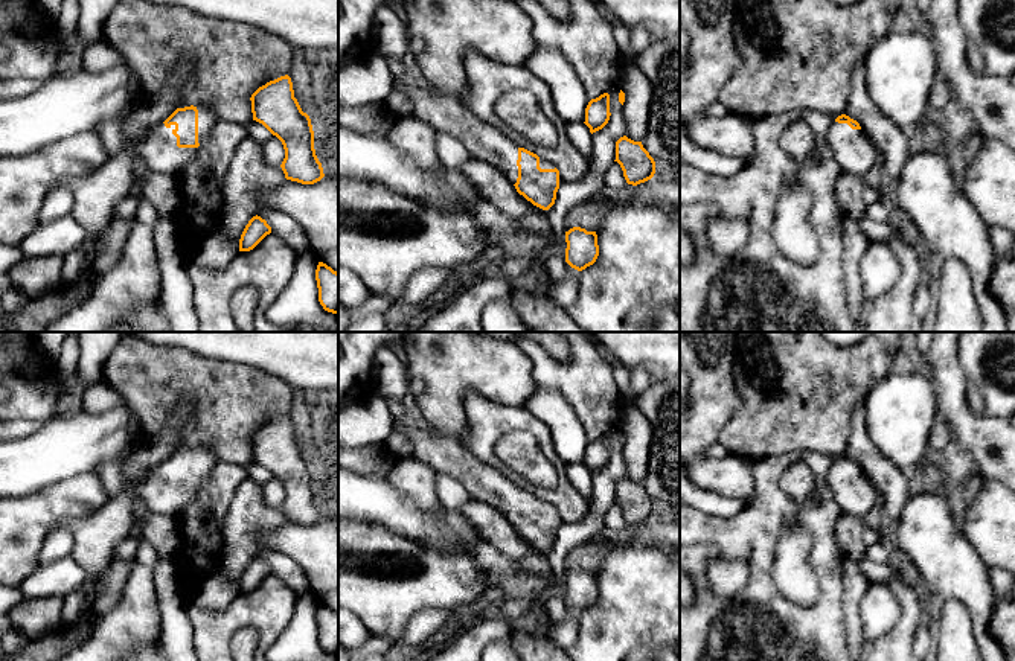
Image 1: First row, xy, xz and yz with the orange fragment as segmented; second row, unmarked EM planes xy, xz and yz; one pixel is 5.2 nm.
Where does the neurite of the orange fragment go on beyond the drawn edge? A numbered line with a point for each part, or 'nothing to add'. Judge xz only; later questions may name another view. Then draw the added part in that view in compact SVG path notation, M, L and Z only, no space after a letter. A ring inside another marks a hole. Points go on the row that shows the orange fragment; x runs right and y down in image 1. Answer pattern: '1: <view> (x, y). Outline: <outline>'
1: xz (447, 114). Outline: M405 82L396 87L410 99L411 117L436 133L453 136L468 149L471 158L488 161L504 172L512 184L517 183L520 146L506 134L472 116L459 99Z

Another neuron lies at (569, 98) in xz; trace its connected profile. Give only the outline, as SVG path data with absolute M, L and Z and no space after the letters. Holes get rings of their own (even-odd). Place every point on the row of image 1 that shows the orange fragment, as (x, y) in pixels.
M536 46L521 65L546 84L553 110L565 123L585 122L590 99L561 50Z

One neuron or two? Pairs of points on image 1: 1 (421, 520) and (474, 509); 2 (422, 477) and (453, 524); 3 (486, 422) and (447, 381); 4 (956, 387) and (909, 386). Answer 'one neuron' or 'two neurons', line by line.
1: two neurons
2: two neurons
3: two neurons
4: two neurons

